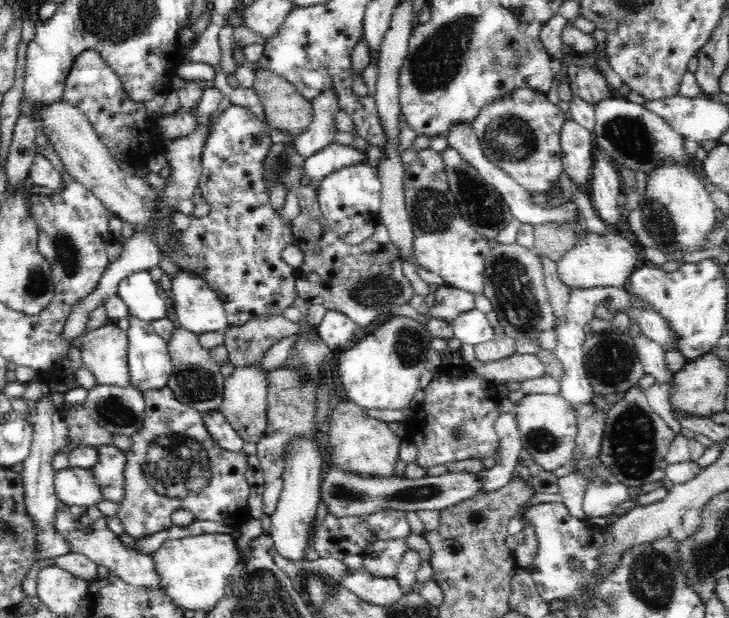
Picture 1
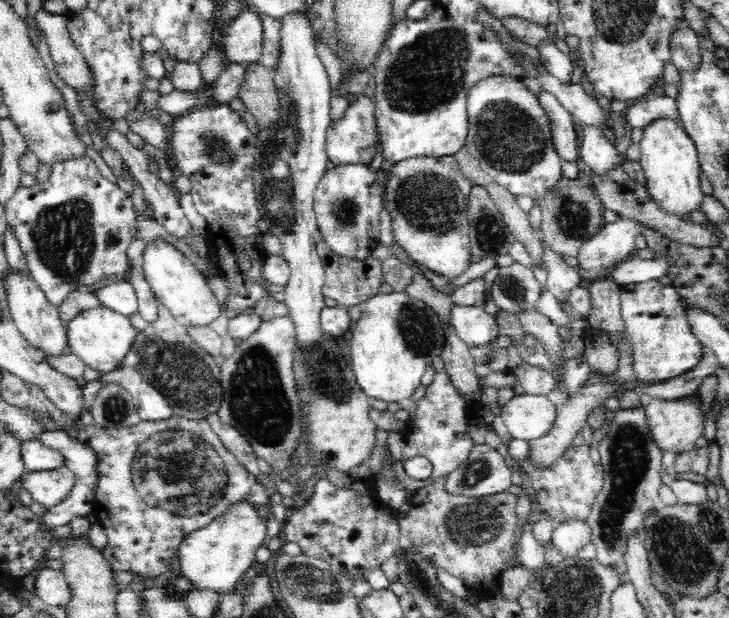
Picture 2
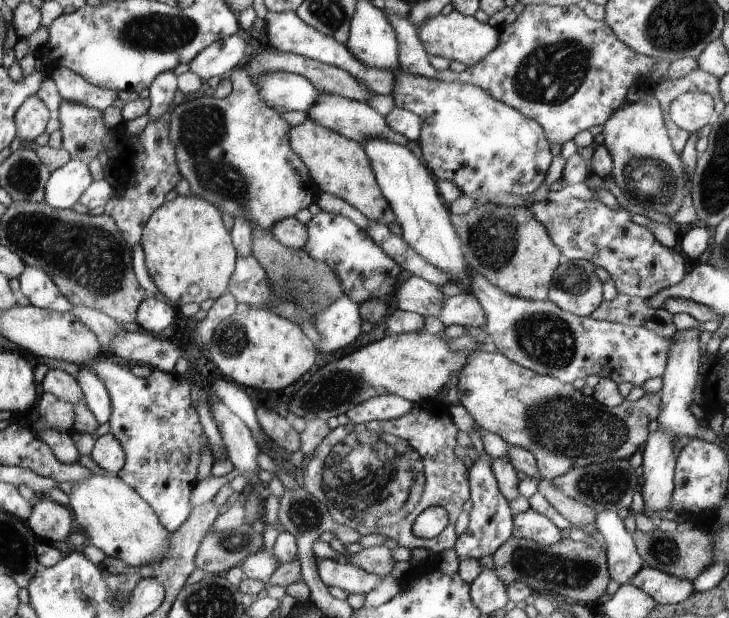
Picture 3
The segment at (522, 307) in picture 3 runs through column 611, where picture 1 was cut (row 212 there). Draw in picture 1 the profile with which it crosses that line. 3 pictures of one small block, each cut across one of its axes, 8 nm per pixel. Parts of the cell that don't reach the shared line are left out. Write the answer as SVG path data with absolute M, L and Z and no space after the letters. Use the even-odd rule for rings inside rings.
M364 164L347 166L321 179L317 185L317 202L333 234L345 243L358 245L370 239L375 229L381 226L381 190L377 169Z

